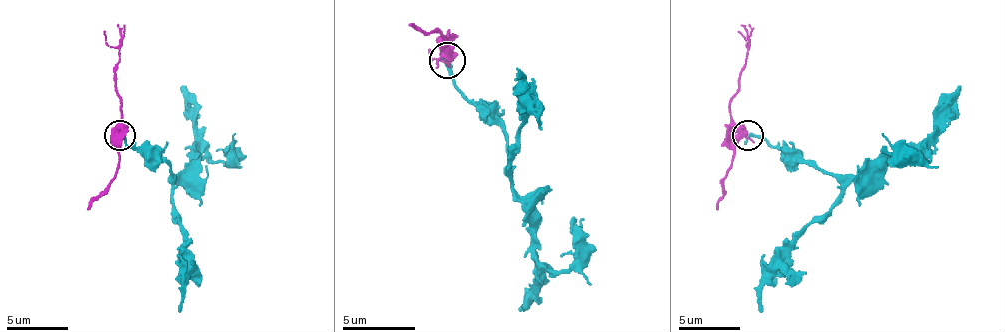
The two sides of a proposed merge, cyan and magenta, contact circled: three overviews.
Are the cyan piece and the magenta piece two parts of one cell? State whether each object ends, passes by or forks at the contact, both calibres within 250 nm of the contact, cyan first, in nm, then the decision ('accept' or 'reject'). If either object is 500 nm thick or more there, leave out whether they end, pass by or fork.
cyan ends there; magenta passes by; 280 nm thick on the cyan side, 440 nm on the other; accept

